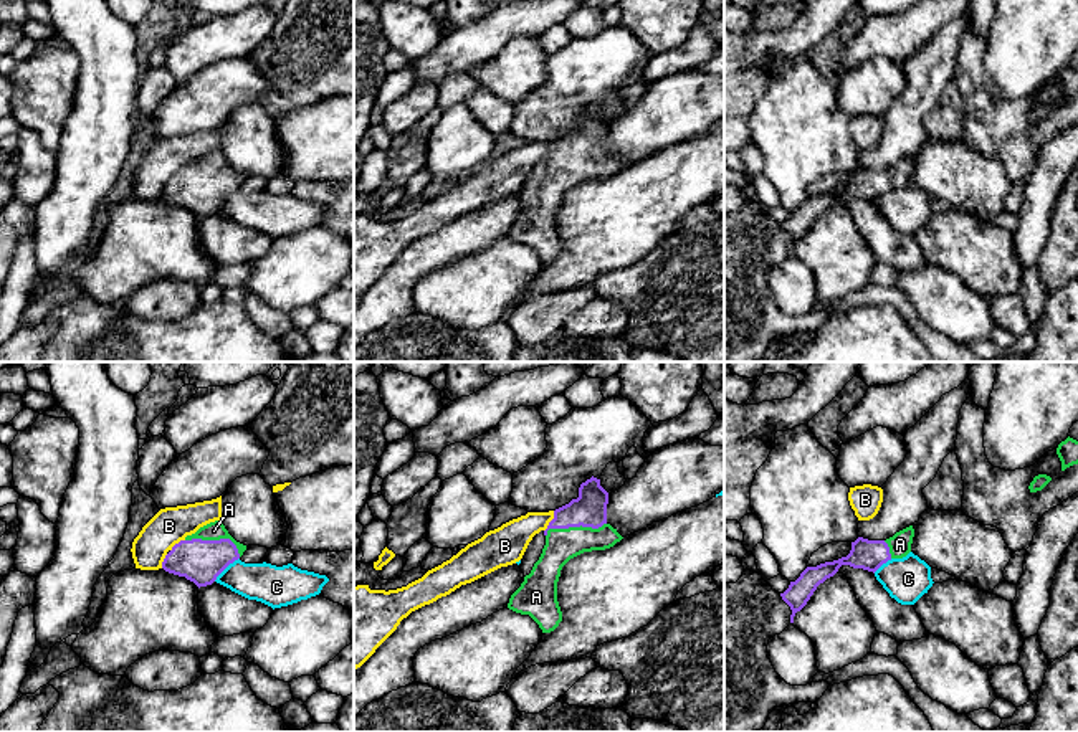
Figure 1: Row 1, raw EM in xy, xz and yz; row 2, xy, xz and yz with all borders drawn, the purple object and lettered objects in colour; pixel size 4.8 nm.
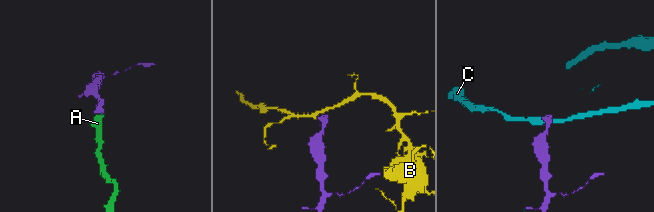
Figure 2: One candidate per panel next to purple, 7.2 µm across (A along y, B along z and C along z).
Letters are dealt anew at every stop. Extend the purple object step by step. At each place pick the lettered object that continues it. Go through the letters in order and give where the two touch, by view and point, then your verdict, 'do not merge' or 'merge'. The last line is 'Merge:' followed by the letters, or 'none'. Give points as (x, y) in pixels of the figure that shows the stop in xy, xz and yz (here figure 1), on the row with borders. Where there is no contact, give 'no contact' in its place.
A: meets purple in xz at (574, 526); merge
B: meets purple in xz at (551, 521); do not merge
C: meets purple in xy at (225, 567); do not merge
Merge: A

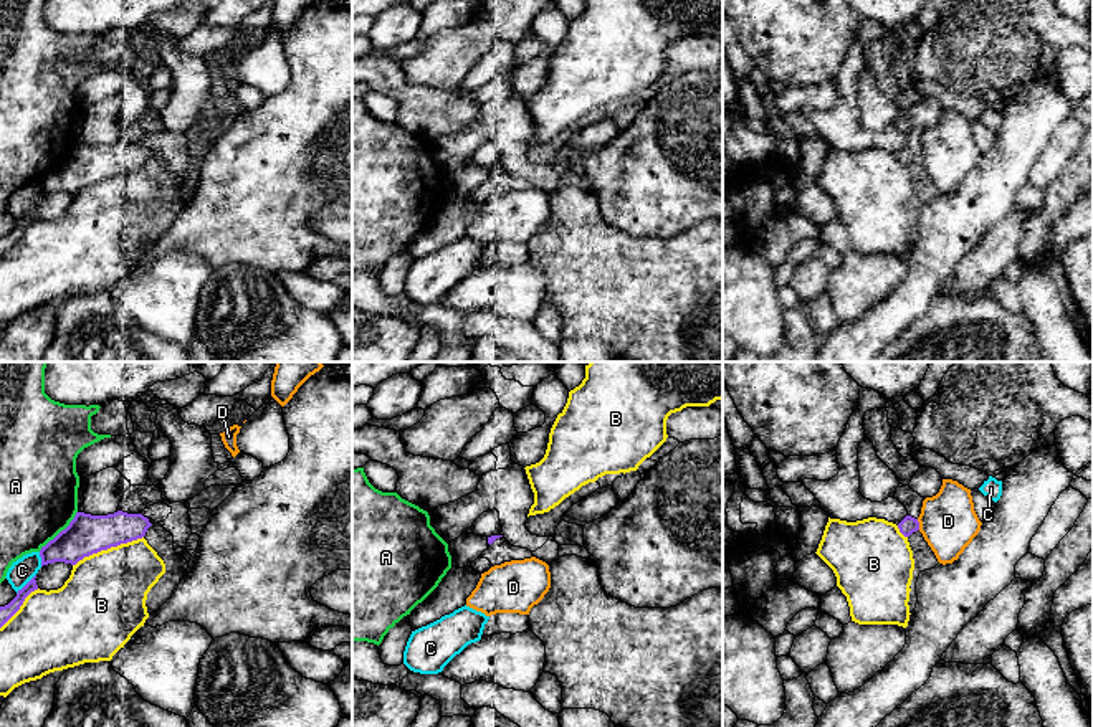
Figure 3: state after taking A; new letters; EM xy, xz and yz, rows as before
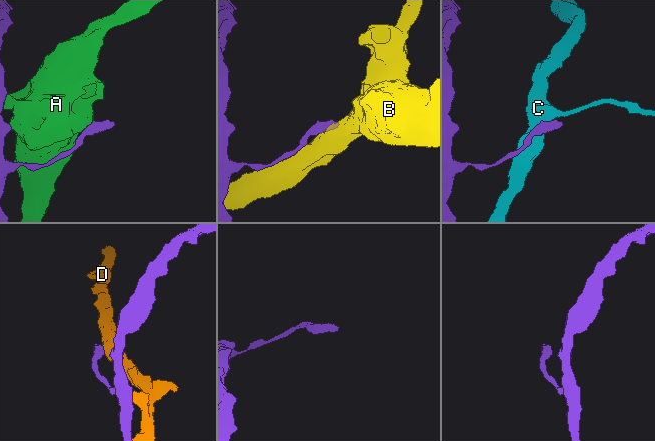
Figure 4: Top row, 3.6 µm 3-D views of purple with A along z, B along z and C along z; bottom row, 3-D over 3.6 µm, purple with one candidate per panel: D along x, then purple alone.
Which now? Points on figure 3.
A: meets purple in xy at (62, 531); do not merge
B: meets purple in xy at (108, 547); do not merge
C: meets purple in xy at (27, 584); do not merge
D: meets purple in yz at (918, 524); do not merge
Merge: none

